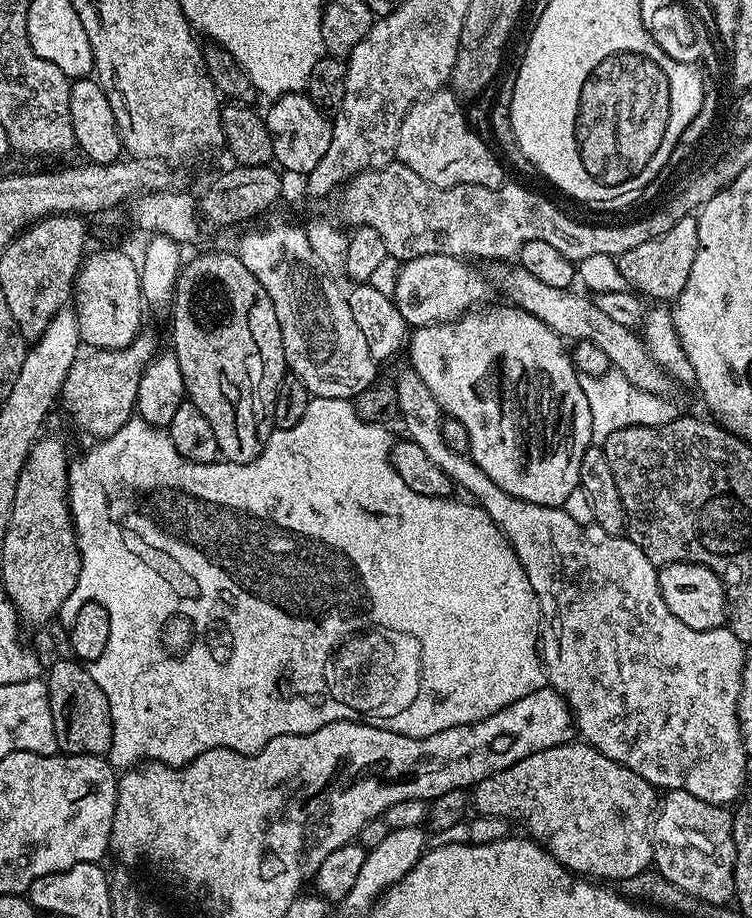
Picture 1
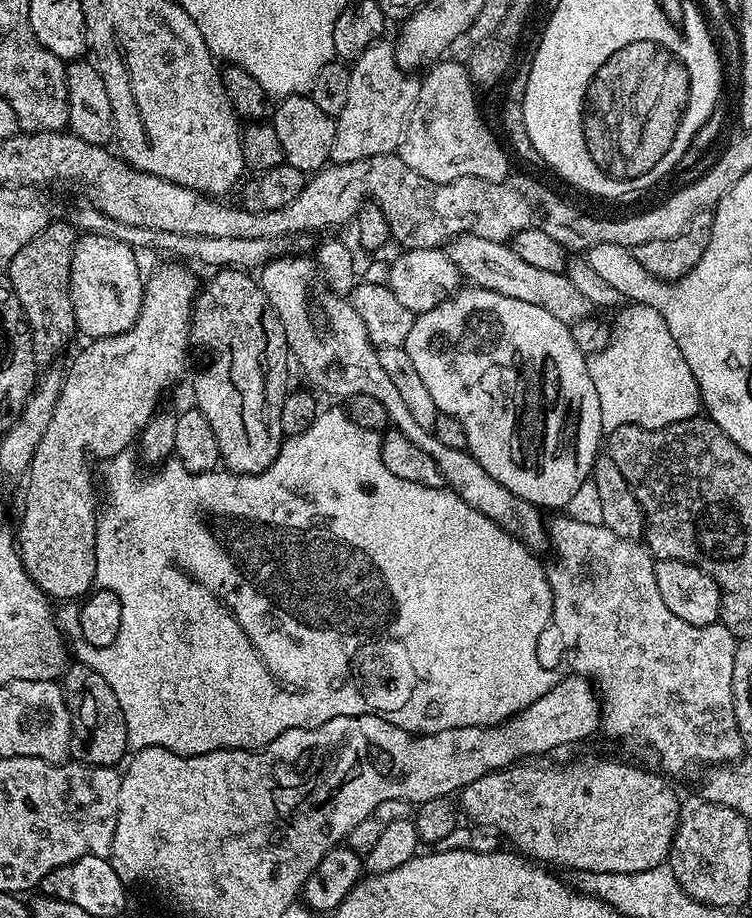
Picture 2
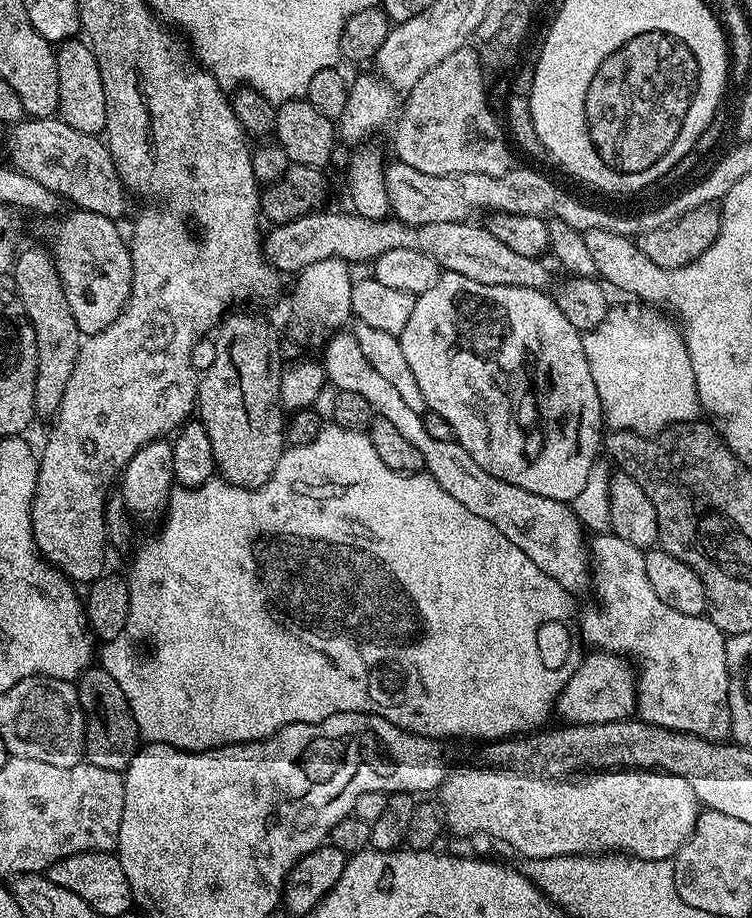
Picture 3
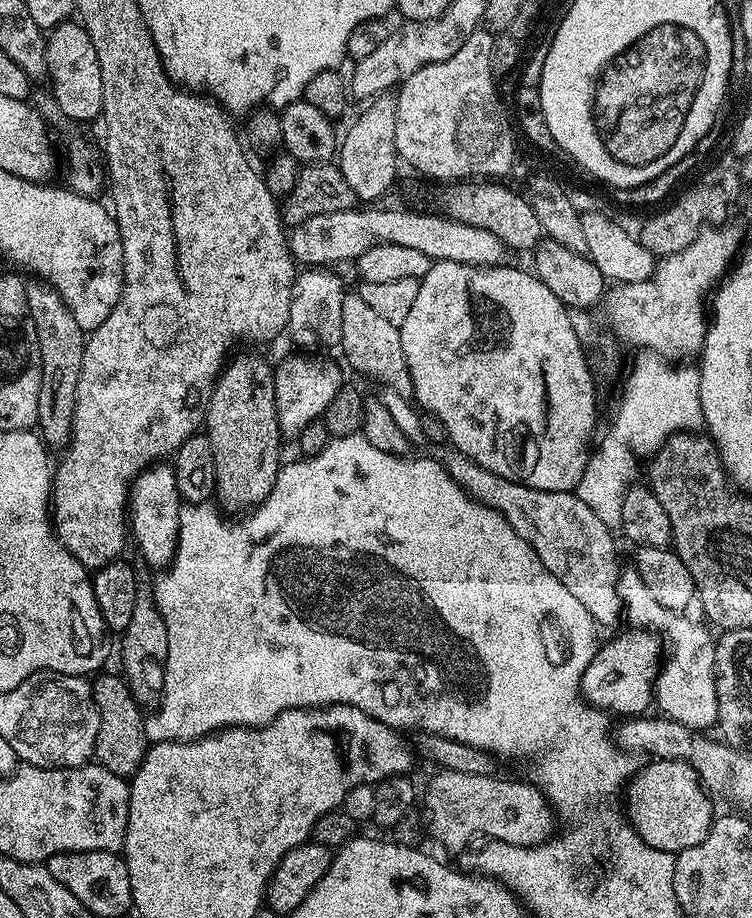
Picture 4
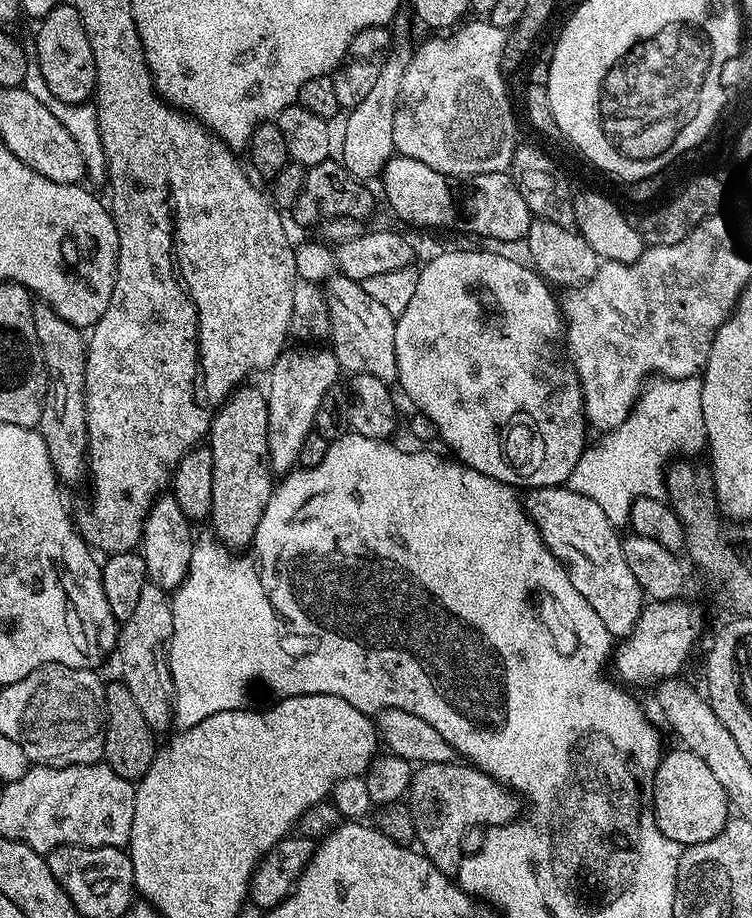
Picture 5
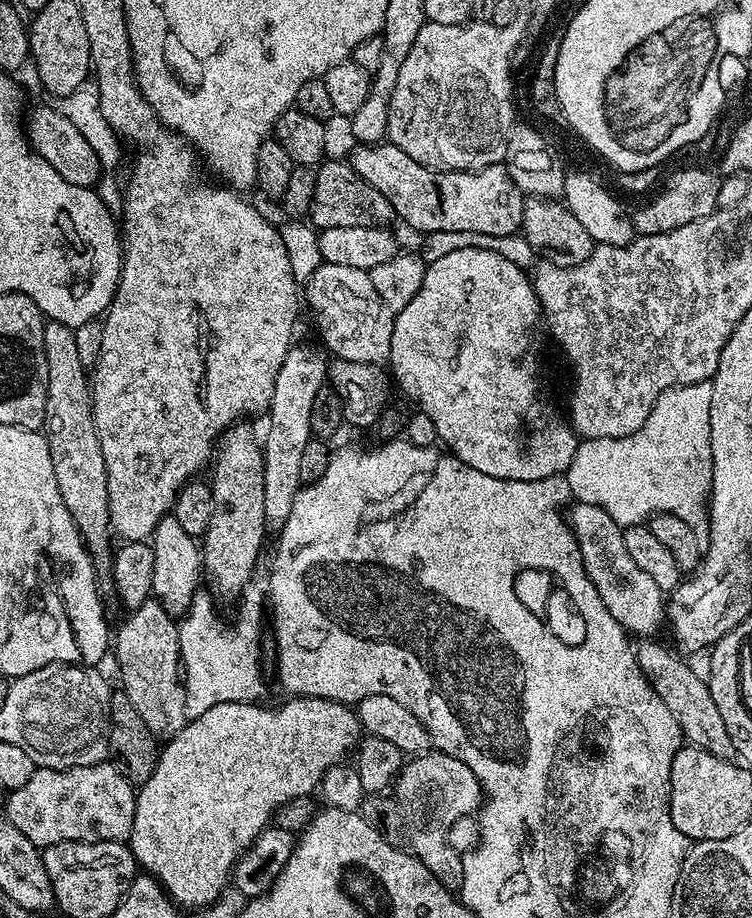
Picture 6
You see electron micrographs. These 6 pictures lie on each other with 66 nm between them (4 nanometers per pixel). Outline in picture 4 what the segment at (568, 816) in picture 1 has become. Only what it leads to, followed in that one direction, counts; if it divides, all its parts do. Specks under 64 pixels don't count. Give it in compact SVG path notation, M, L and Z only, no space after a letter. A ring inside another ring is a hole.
M653 759L645 768L643 765L637 771L634 779L627 785L627 792L627 819L644 843L652 848L679 854L690 846L698 846L698 842L702 842L702 838L706 838L712 828L713 801L687 760ZM457 772L435 773L437 776L428 784L428 789L423 789L422 804L424 800L424 812L428 815L428 828L432 836L448 852L464 852L471 839L479 837L482 832L494 833L495 839L507 844L517 844L519 848L535 848L552 839L552 816L554 809L544 797L543 792L535 783L523 784L520 780L500 780L499 775L483 776L482 774L458 774Z

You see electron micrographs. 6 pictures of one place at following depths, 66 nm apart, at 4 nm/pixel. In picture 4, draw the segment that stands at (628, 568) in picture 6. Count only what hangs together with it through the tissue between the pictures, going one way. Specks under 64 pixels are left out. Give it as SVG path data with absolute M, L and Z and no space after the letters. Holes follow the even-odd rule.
M448 450L444 458L442 457L442 465L448 472L448 477L459 488L464 489L487 508L495 508L506 523L521 538L528 541L529 546L536 551L536 556L542 562L542 566L546 566L546 570L554 574L554 578L558 578L562 586L566 586L566 590L570 590L570 594L574 594L574 598L582 602L582 606L586 606L586 610L601 629L612 628L619 620L622 620L622 605L618 591L622 564L616 561L616 544L612 541L613 533L598 518L594 510L576 496L575 491L551 492L550 490L527 488L524 484L515 484L512 480L502 478L478 466L469 456L463 456L461 452L455 450Z

